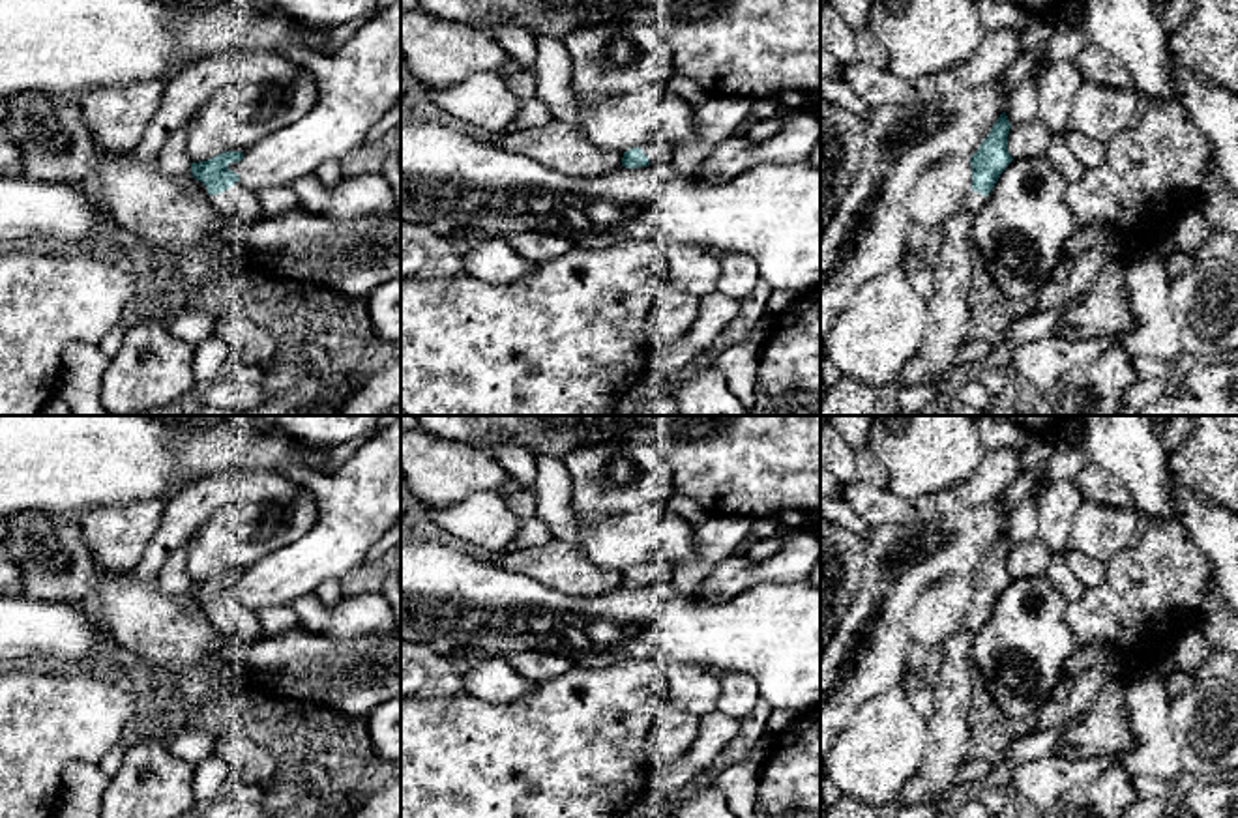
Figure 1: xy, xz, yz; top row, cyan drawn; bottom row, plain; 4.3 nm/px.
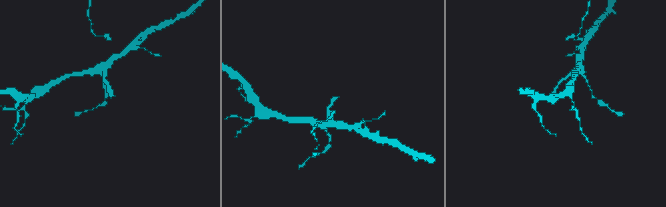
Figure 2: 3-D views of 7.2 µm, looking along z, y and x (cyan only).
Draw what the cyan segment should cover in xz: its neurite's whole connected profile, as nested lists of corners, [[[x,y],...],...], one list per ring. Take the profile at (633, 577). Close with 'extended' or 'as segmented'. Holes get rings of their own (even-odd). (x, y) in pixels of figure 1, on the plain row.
[[[654,560],[650,563],[642,563],[641,567],[631,567],[624,571],[622,586],[639,588],[648,584],[669,582],[674,575],[674,565],[667,560]]]; extended

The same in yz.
[[[1002,532],[987,558],[970,577],[972,606],[965,618],[963,629],[976,633],[987,621],[987,616],[998,601],[1000,593],[1013,580],[1008,571],[1010,547],[1011,543],[1008,541],[1006,532]]]; extended

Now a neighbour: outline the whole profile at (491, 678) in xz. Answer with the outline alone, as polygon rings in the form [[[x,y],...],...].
[[[483,655],[464,663],[464,691],[483,702],[517,702],[536,687],[538,683],[521,676],[506,655]]]

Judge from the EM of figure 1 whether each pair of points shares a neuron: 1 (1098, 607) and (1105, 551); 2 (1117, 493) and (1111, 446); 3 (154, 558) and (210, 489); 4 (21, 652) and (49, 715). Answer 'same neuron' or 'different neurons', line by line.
1: different neurons
2: different neurons
3: same neuron
4: different neurons

